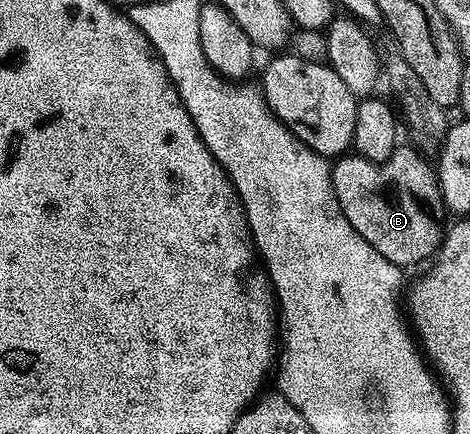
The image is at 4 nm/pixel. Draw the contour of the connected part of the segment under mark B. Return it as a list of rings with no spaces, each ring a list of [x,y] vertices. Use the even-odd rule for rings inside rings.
[[[406,145],[387,161],[369,163],[356,153],[346,153],[332,168],[339,209],[343,209],[343,217],[355,225],[367,245],[402,269],[436,256],[447,230],[444,223],[447,208],[437,183],[437,172],[424,154]]]

